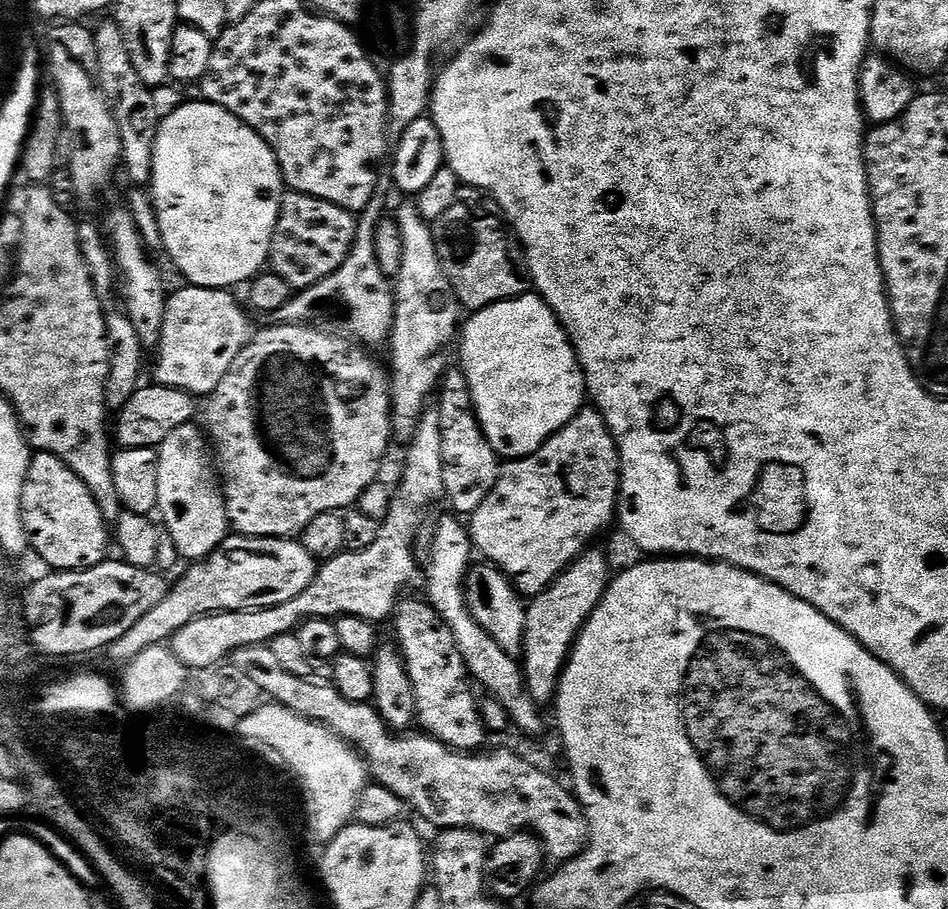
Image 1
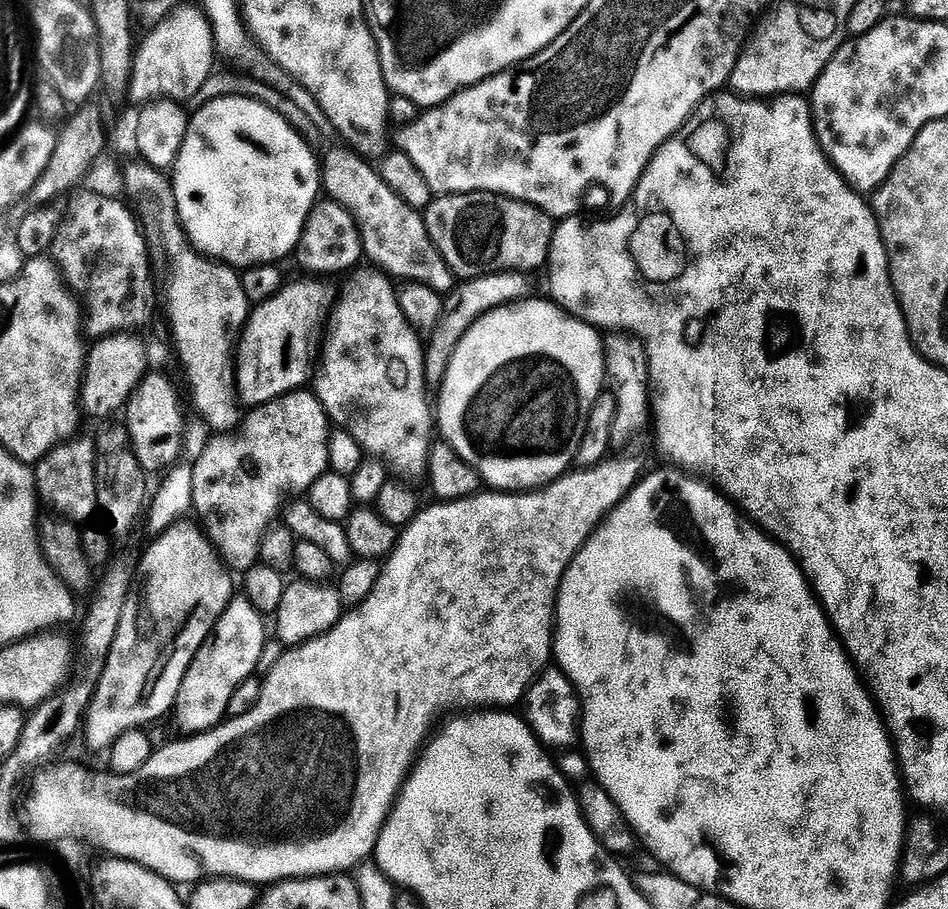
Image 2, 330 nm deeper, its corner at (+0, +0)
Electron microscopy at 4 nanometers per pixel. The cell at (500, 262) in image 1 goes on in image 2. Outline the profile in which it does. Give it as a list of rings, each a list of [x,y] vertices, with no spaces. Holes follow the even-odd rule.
[[[464,192],[460,196],[443,197],[439,203],[442,211],[452,212],[440,224],[438,247],[453,277],[466,281],[477,280],[479,276],[491,276],[493,272],[532,274],[535,268],[543,269],[547,265],[554,220],[541,208],[536,208],[533,204],[523,204],[508,196],[495,196],[493,192]]]

